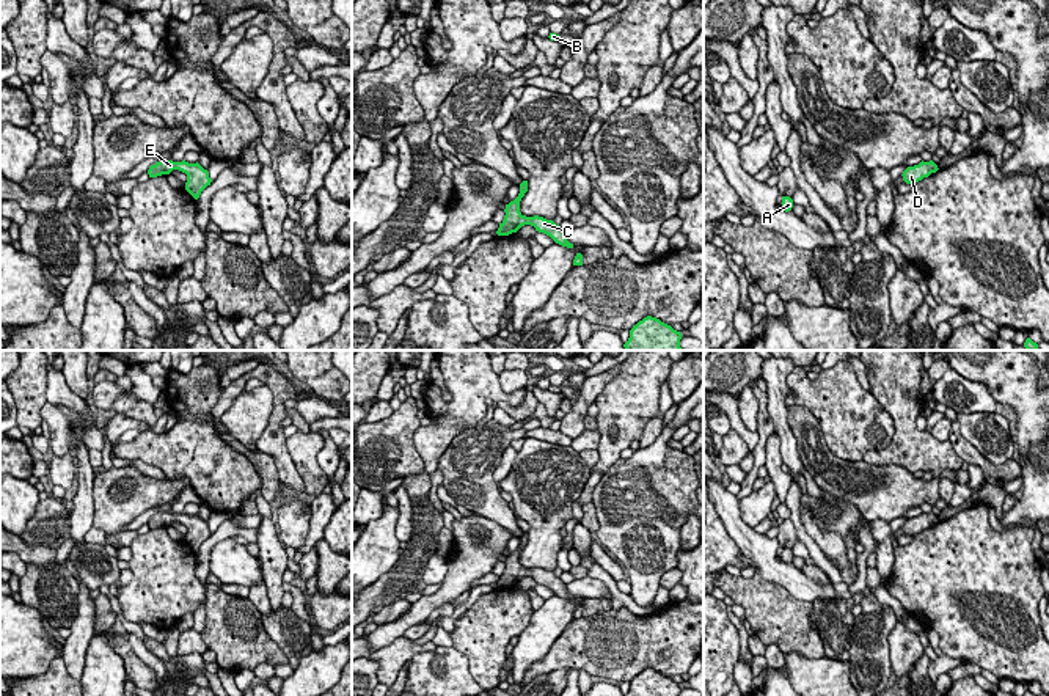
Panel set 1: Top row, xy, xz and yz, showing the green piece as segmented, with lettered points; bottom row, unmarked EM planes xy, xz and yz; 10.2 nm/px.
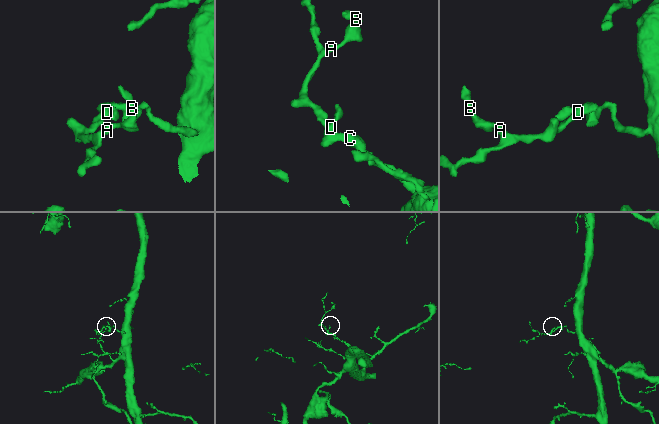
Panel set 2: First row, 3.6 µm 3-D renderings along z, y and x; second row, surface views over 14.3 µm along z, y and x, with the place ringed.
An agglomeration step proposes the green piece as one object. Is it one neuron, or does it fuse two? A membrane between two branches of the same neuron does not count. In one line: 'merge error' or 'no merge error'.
no merge error

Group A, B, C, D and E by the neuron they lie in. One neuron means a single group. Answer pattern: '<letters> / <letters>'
A B C D E

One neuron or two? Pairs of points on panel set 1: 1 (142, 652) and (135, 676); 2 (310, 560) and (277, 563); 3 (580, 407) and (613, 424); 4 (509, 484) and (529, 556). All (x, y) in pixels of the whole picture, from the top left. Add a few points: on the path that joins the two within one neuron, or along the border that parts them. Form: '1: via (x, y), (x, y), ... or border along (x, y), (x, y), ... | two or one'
1: border along (126, 632), (132, 651), (154, 671), (157, 679) | two
2: border along (286, 567), (281, 582) | two
3: border along (616, 373), (594, 402) | two
4: via (520, 501), (537, 519), (537, 539) | one

